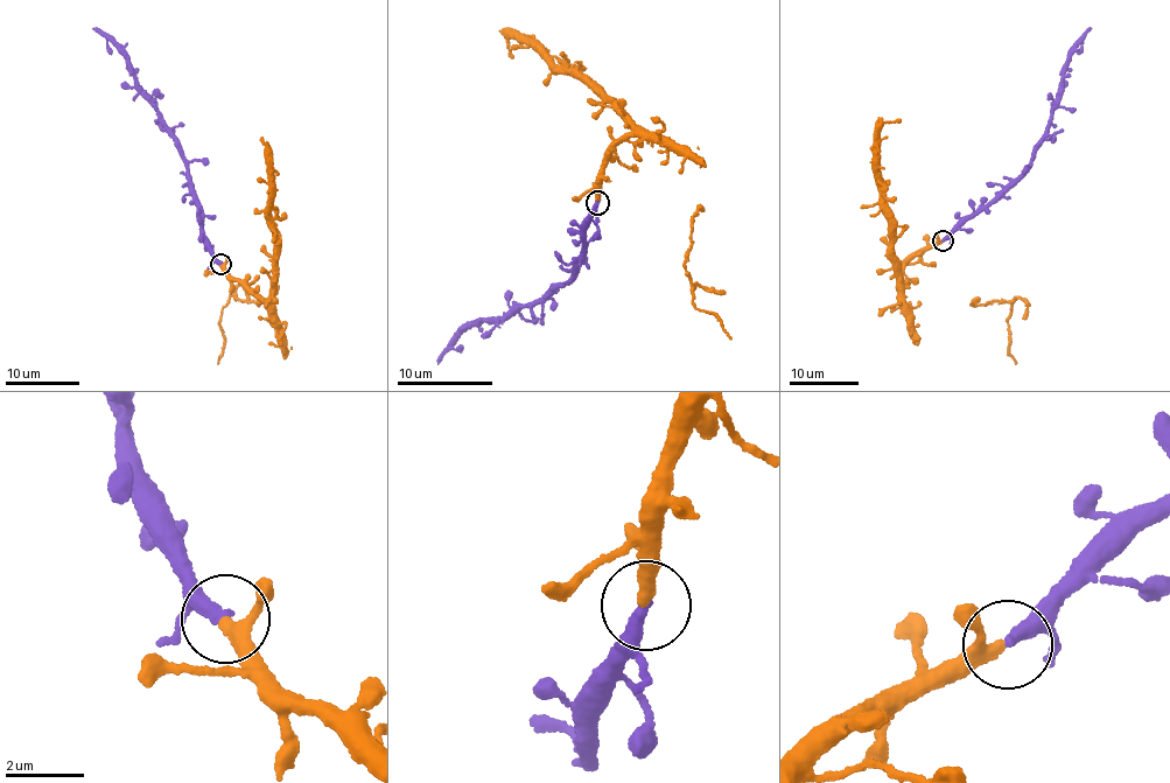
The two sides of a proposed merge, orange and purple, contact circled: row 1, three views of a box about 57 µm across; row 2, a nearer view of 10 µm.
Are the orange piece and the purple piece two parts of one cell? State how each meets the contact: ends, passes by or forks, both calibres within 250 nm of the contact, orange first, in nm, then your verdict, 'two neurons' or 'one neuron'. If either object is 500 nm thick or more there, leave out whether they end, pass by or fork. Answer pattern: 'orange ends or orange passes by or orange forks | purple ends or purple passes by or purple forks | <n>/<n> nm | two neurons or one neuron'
orange passes by | purple ends | 260/360 nm | one neuron

